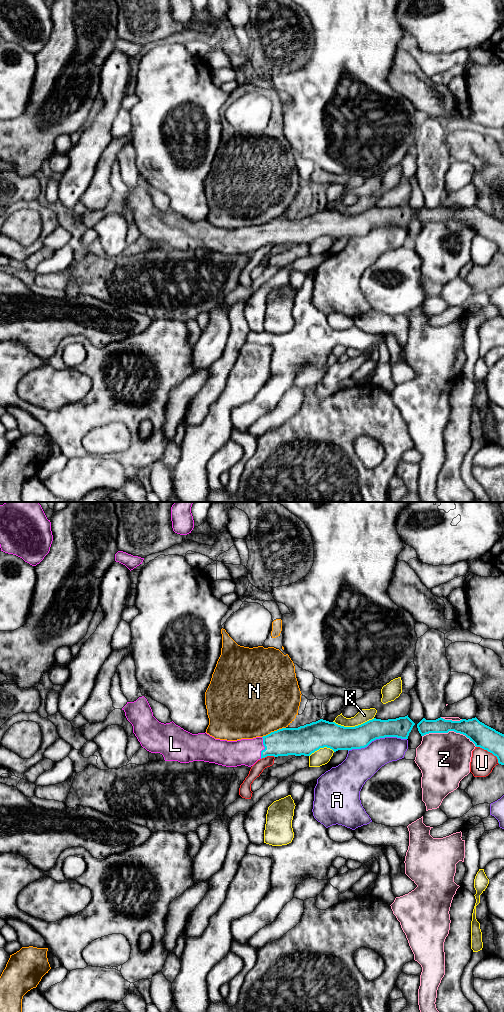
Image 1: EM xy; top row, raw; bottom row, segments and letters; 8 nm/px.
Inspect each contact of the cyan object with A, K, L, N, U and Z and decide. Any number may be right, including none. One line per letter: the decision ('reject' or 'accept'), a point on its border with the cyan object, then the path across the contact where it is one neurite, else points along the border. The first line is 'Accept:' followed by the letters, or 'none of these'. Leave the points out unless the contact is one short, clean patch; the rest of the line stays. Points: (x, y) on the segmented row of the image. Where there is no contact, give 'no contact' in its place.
Accept: L
A: reject | xy (377, 738)
K: reject | xy (353, 727)
L: accept | xy (265, 748) | across xy (287, 741), (265, 748), (256, 748), (247, 752)
N: reject | xy (274, 731) | along xy (285, 727), (271, 731), (262, 737)
U: reject | xy (489, 751)
Z: reject | xy (449, 730)

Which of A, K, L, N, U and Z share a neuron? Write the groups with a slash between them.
A / K / L / N / U / Z

